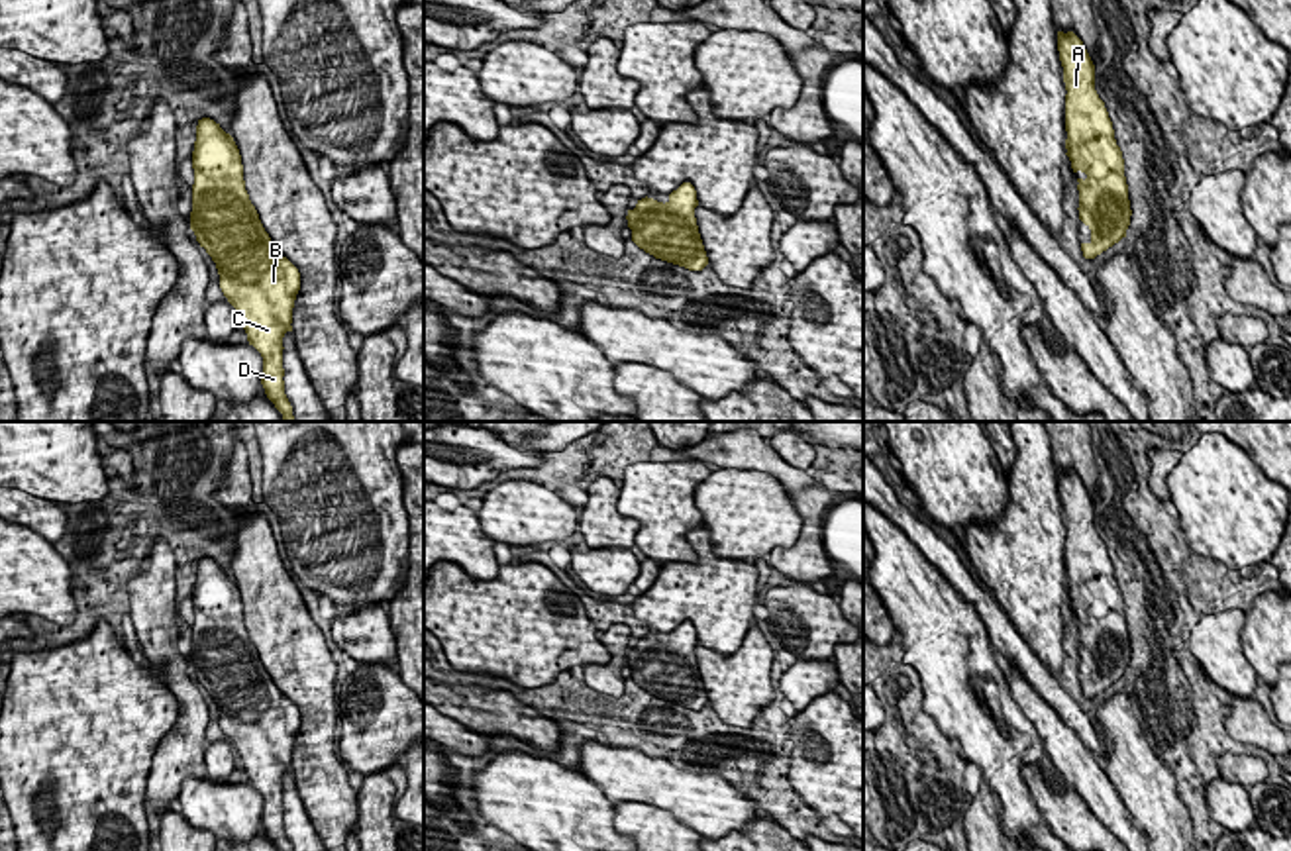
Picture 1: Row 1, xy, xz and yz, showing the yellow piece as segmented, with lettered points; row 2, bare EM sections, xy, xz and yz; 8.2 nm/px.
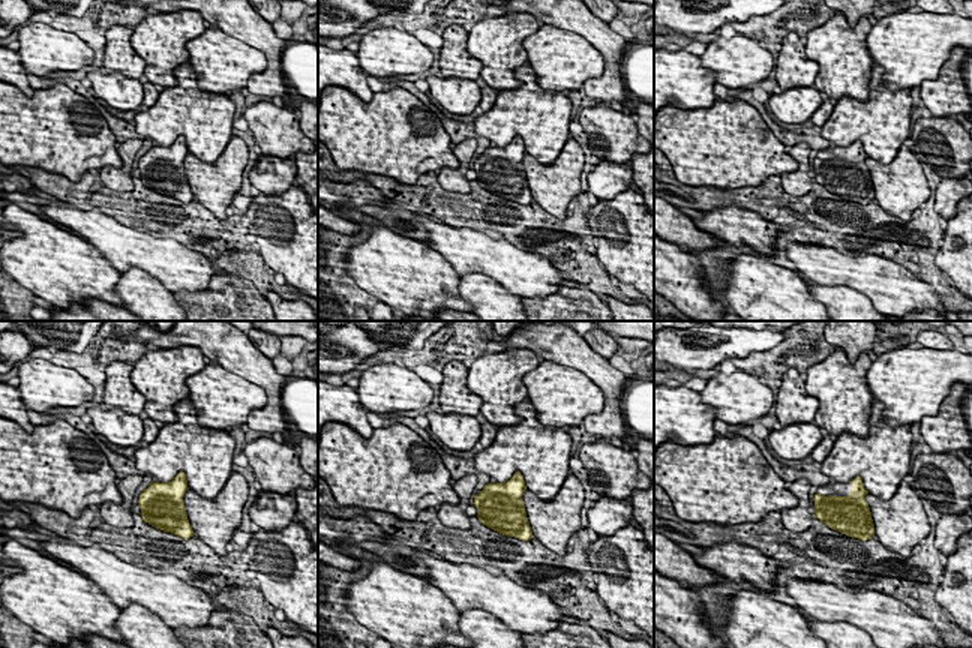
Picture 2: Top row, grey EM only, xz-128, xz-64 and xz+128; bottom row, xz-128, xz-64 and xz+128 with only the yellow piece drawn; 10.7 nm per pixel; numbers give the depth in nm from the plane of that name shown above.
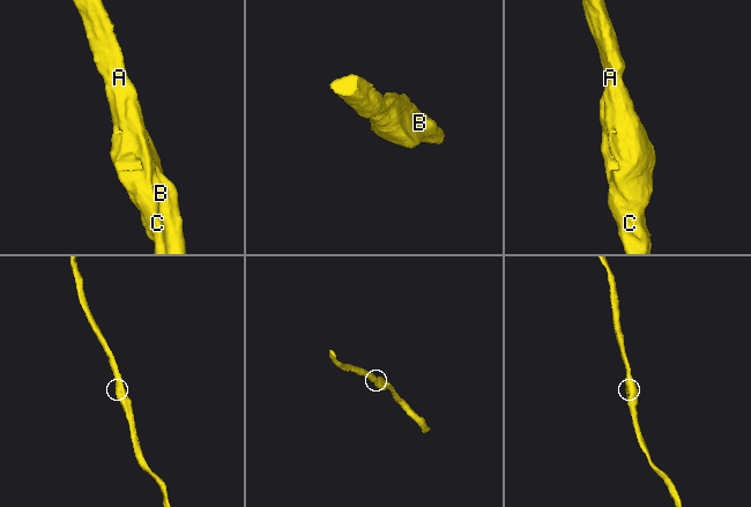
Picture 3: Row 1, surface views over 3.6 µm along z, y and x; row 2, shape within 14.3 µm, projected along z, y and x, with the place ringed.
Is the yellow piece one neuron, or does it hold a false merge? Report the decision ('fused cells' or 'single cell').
single cell

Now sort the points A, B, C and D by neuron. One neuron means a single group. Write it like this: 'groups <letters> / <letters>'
groups A B C D

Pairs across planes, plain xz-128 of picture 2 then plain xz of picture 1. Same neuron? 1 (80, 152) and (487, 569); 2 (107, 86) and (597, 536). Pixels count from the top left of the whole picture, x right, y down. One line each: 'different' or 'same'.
1: different
2: different

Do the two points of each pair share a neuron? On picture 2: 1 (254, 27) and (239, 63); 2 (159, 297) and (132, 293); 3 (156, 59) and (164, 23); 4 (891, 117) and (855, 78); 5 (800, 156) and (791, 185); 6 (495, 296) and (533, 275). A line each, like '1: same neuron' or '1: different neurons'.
1: different neurons
2: same neuron
3: same neuron
4: different neurons
5: same neuron
6: different neurons

